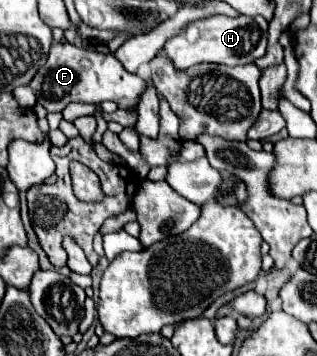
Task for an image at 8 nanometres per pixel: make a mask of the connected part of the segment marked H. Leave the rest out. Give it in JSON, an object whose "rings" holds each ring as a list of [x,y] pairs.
{"rings":[[[209,16],[187,24],[163,46],[163,56],[175,64],[175,70],[187,70],[199,62],[243,66],[262,57],[267,50],[267,20],[263,16]]]}

